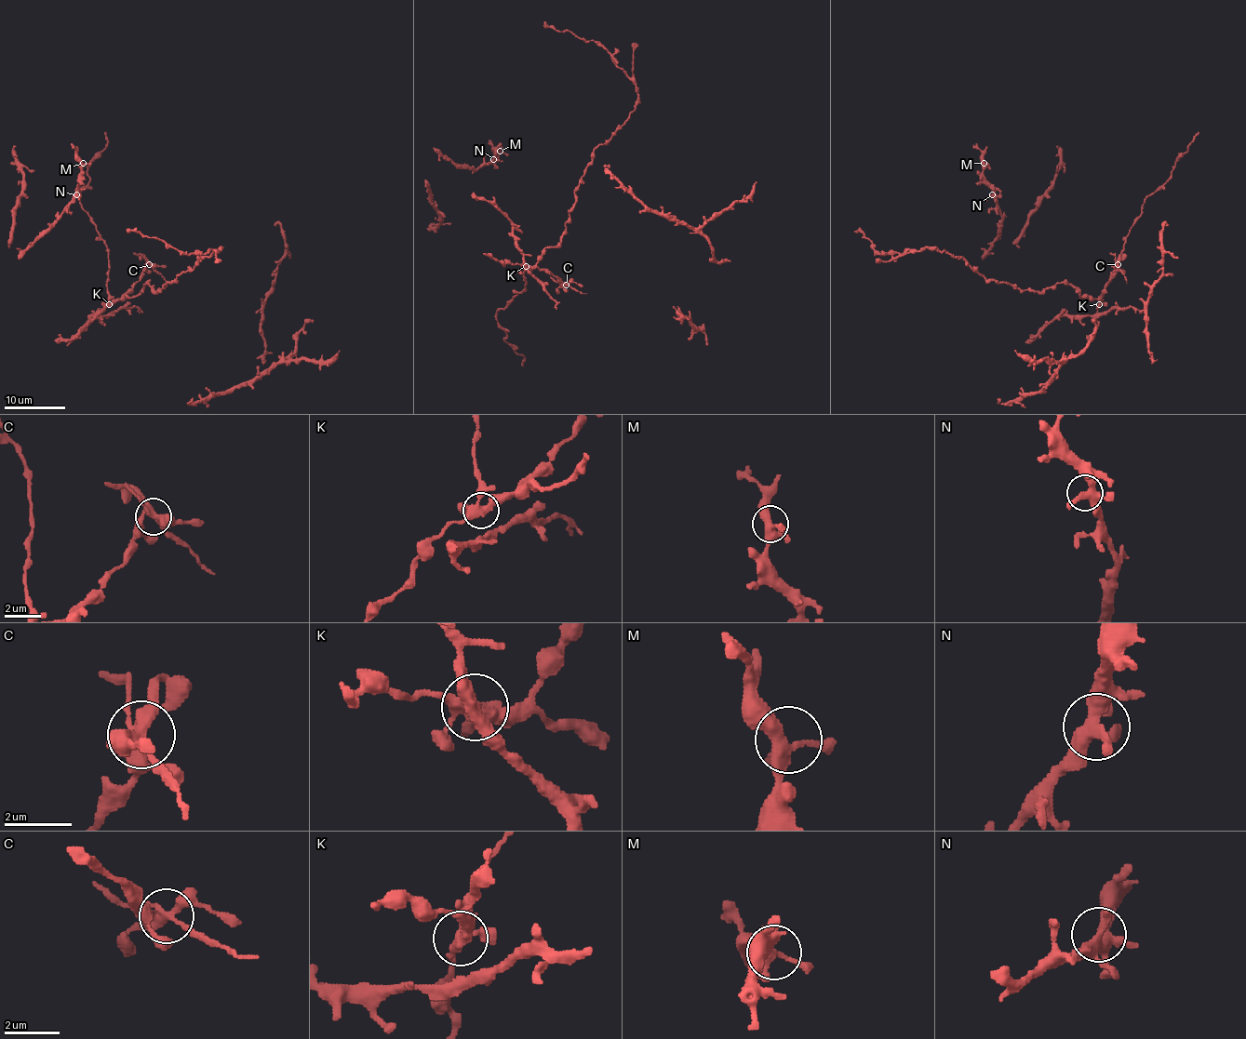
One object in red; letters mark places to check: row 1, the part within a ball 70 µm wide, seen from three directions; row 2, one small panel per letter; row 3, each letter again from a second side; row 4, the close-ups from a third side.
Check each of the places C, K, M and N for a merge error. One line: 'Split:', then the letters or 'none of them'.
Split: C, K

